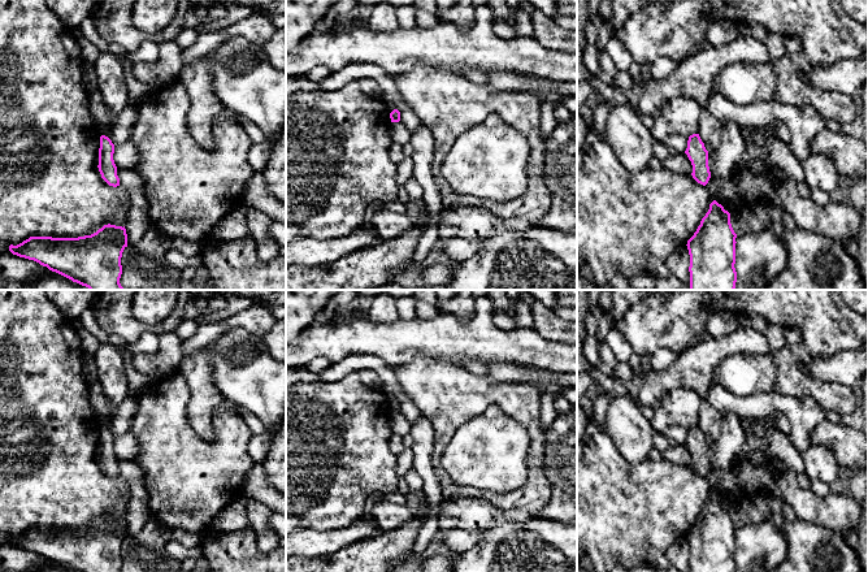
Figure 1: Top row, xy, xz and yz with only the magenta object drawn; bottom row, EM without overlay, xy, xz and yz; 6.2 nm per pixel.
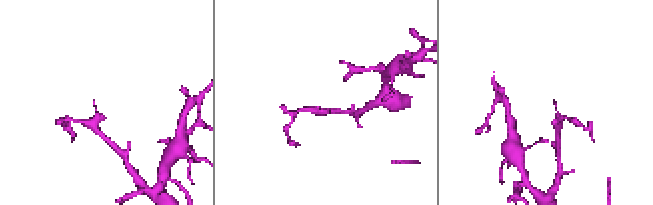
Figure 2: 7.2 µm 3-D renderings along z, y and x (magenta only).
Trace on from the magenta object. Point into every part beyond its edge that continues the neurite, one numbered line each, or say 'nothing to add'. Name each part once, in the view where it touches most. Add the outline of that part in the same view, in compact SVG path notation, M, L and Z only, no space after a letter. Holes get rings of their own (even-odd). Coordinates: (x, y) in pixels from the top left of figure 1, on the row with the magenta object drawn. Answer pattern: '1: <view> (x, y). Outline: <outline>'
nothing to add

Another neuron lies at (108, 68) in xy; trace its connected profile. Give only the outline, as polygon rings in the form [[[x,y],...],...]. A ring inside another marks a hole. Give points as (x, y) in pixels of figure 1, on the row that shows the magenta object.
[[[113,48],[100,52],[92,64],[96,74],[96,88],[103,101],[113,112],[120,114],[127,104],[127,88],[125,83],[125,68]]]

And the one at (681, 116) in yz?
[[[685,96],[672,98],[661,109],[651,129],[655,142],[664,142],[668,136],[690,136],[700,131],[700,105]]]

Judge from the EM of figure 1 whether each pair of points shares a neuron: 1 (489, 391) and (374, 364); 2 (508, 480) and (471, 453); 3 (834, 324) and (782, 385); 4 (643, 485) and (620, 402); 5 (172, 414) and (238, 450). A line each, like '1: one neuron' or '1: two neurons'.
1: two neurons
2: one neuron
3: one neuron
4: two neurons
5: one neuron

